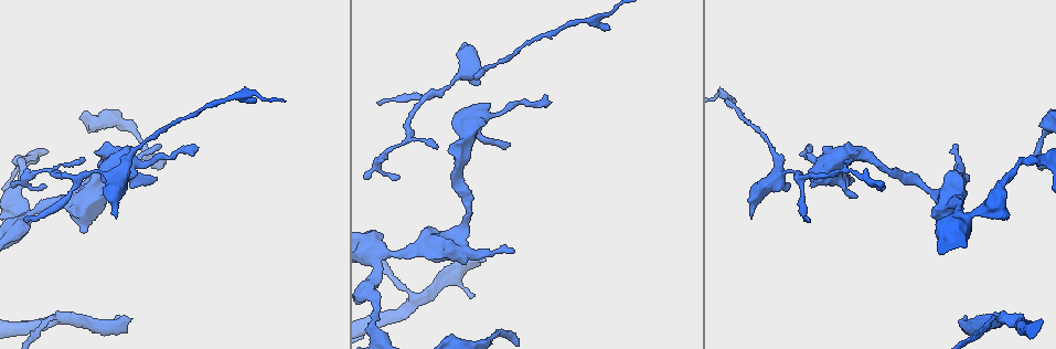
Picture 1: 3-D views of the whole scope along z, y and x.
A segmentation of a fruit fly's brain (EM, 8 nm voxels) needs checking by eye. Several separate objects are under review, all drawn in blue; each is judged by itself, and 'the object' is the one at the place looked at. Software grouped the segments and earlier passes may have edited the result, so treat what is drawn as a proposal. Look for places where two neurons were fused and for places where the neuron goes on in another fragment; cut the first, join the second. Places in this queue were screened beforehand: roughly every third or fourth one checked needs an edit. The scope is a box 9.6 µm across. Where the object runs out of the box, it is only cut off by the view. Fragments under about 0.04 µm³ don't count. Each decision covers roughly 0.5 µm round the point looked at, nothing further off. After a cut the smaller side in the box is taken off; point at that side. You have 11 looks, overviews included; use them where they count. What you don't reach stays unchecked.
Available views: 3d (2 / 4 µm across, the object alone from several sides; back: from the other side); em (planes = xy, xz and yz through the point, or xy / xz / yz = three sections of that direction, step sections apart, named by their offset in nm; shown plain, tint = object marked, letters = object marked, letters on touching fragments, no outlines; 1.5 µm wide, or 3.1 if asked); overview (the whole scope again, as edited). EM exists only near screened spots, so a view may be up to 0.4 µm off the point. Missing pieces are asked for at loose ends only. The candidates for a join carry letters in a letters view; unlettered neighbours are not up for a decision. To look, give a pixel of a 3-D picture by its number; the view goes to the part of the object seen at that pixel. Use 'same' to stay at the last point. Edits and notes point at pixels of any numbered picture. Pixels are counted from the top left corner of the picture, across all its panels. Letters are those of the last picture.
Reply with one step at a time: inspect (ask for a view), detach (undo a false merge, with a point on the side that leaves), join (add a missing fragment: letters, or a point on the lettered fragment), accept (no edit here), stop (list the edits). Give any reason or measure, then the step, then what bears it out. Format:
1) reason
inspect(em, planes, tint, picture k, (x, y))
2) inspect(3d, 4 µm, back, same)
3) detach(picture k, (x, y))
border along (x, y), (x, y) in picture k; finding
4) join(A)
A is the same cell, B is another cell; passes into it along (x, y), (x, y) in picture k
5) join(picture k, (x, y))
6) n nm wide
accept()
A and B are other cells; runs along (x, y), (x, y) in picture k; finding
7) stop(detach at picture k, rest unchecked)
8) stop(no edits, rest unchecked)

thin end
inspect(em, xz, step 4, letters, picture 1, (24, 220))

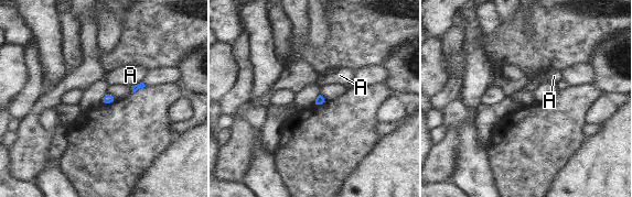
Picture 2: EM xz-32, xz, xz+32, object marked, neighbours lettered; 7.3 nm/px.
accept()
A is another cell; none of them fits

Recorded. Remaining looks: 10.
stops while still wide
inspect(3d, 2 µm, picture 1, (751, 219))

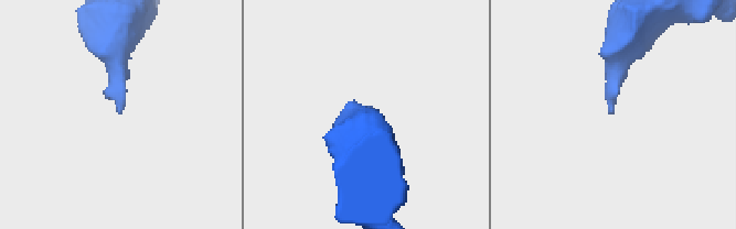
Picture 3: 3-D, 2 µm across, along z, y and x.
inspect(em, xy, step 4, letters, picture 3, (610, 112))

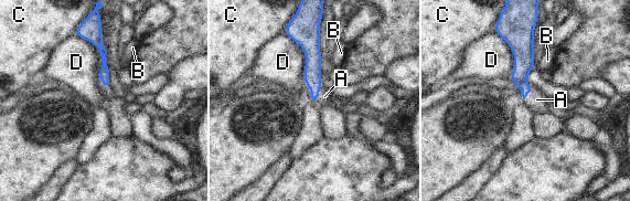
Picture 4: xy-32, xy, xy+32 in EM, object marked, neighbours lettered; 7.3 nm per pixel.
D touches over 500 nm
join(A)
A is the same cell, B, C and D are other cells; it goes on there

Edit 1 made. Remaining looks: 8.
an open end
inspect(3d, 2 µm, picture 1, (957, 147))

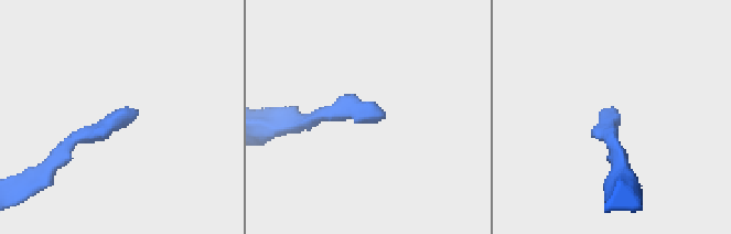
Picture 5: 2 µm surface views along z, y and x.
now the EM
inspect(em, yz, step 8, tint, picture 5, (614, 121))

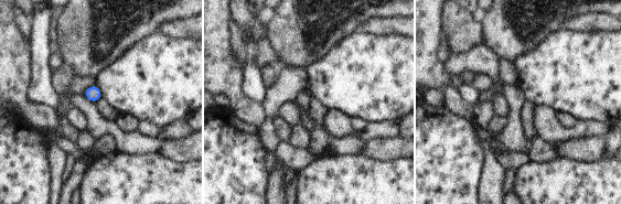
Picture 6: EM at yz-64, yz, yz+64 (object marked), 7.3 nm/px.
inspect(em, planes, letters, same)

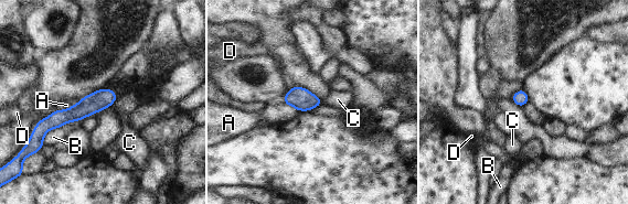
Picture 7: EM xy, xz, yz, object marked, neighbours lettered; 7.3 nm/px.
accept()
A, B, C and D are other cells; border along (80, 100), (66, 108), (56, 109) in picture 7; none of them fits

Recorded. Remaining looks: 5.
branch stops here
inspect(3d, 2 µm, picture 1, (510, 143))

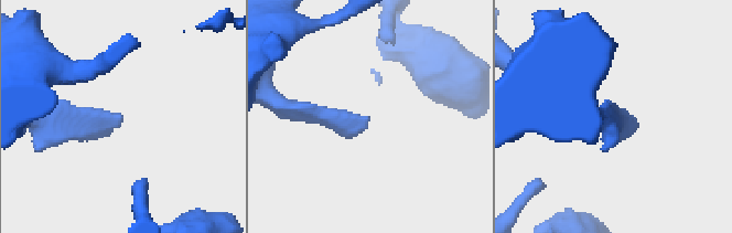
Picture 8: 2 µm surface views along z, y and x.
inspect(em, planes, letters, picture 8, (122, 116))

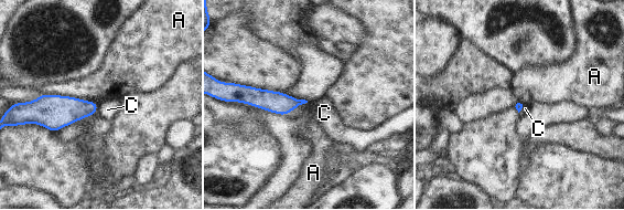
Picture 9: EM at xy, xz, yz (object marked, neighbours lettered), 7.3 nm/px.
accept()
A and C are other cells; border along (98, 104), (96, 112) in picture 9; none of them fits

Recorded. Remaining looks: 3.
stop(join at picture 4, rest unchecked)

